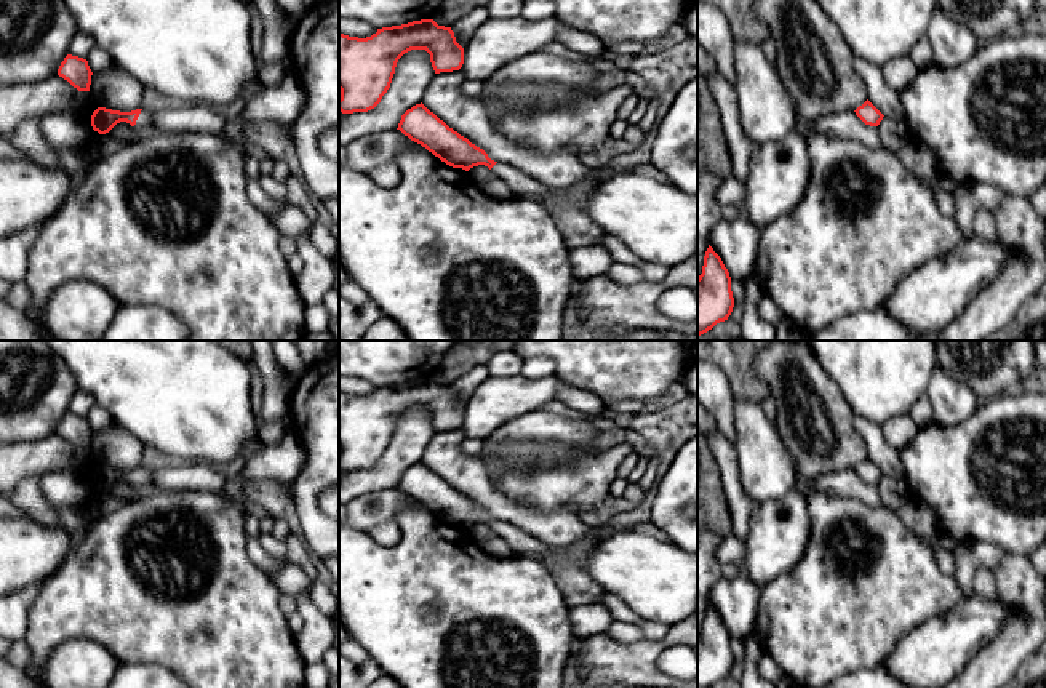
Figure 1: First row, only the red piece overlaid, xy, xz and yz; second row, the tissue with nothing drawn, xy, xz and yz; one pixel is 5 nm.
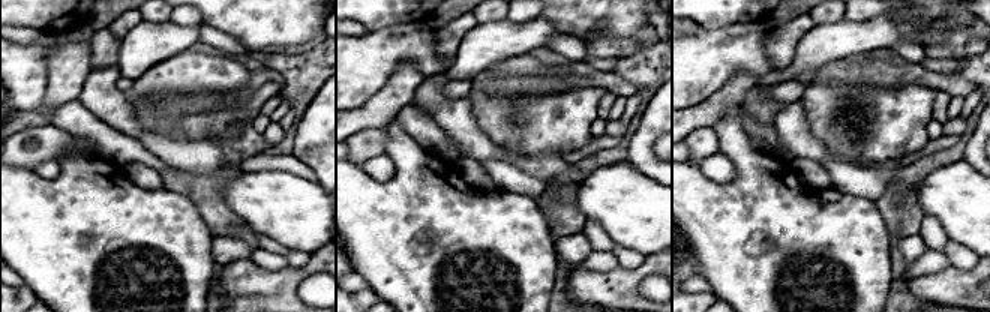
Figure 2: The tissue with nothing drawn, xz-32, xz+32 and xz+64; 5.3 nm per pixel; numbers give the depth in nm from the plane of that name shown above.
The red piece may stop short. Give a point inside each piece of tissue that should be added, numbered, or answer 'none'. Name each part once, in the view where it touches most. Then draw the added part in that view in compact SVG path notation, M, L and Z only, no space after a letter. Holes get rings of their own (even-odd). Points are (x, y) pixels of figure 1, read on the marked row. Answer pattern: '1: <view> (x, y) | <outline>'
1: xy (144, 120) | M154 104L144 107L136 120L134 126L141 128L146 133L146 136L152 136L157 133L152 125L152 117L154 117Z

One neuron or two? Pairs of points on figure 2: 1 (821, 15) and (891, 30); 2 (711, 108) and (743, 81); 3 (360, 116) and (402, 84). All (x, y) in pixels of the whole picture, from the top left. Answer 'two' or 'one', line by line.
1: two
2: one
3: one

